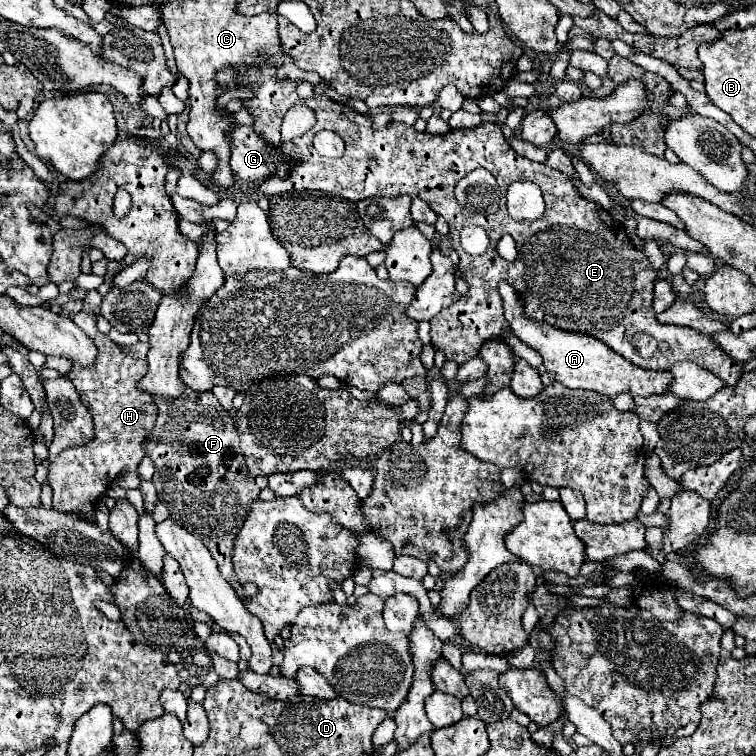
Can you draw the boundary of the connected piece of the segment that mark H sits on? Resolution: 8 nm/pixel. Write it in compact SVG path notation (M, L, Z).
M79 311L71 315L71 321L81 327L83 333L87 333L99 349L97 363L93 367L85 367L85 371L81 371L81 367L73 363L73 369L69 373L69 379L79 391L81 401L93 415L95 437L89 443L65 449L51 459L49 485L53 489L55 511L85 515L85 519L93 523L95 503L101 499L101 495L105 495L111 485L111 479L127 471L137 471L141 459L145 457L145 433L153 429L153 423L157 419L157 407L151 395L145 395L135 387L135 383L145 375L145 361L127 357L107 335L97 331L95 313Z

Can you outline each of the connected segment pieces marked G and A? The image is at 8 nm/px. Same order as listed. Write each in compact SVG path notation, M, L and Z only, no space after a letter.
M237 125L233 131L233 173L247 183L261 185L269 177L289 177L295 159L267 143L253 127Z
M505 281L499 283L499 293L505 307L505 319L511 325L511 331L529 347L533 347L541 357L547 371L557 373L557 381L571 389L591 389L607 397L617 397L621 393L629 393L633 397L637 395L663 395L669 391L669 385L673 381L671 371L645 371L627 359L621 359L621 355L609 351L603 343L597 343L597 339L589 339L589 335L577 335L569 331L561 331L555 327L549 327L545 323L527 319L521 309L519 295L511 285Z

